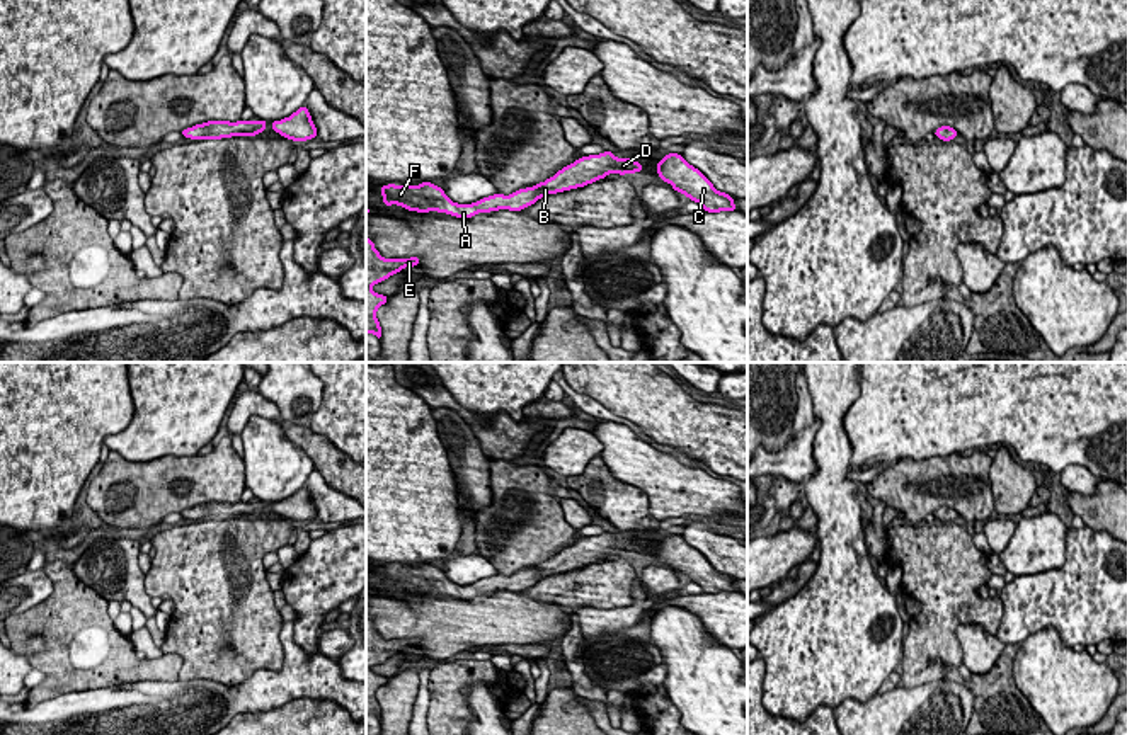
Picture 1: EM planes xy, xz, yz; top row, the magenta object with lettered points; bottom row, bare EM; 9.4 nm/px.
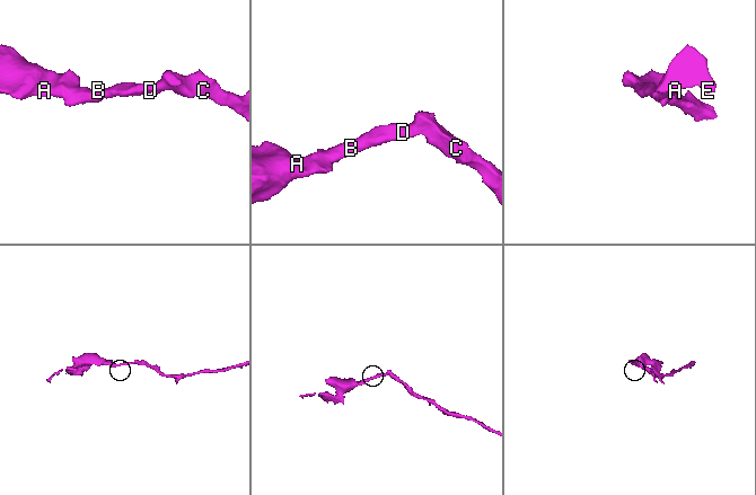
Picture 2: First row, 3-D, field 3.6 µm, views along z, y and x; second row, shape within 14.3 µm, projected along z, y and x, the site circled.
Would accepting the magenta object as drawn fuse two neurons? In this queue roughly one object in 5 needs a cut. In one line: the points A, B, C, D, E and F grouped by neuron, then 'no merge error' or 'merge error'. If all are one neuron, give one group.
A B C D E F; no merge error

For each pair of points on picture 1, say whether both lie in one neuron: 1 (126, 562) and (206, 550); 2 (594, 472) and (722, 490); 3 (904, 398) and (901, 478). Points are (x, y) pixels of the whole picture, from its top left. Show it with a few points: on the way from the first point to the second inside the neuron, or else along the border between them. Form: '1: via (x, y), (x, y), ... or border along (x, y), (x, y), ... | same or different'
1: border along (143, 575), (143, 589), (152, 596) | different
2: border along (601, 453), (601, 460), (613, 477), (646, 492) | different
3: border along (943, 456), (899, 460) | different

